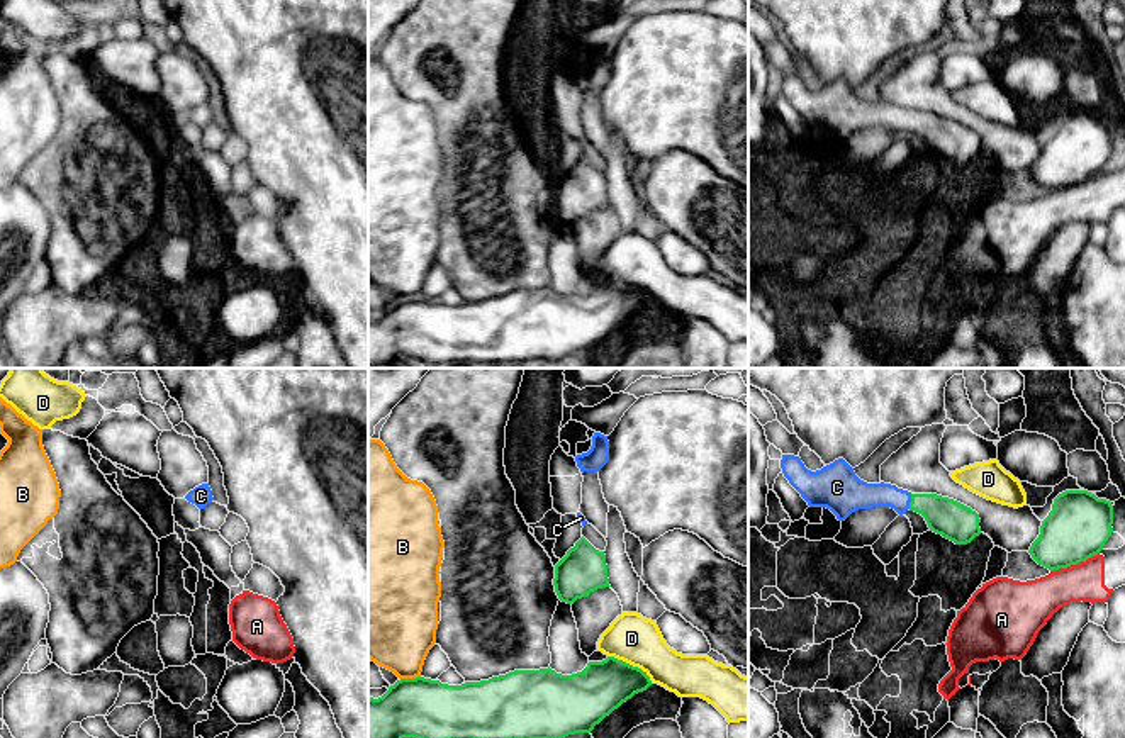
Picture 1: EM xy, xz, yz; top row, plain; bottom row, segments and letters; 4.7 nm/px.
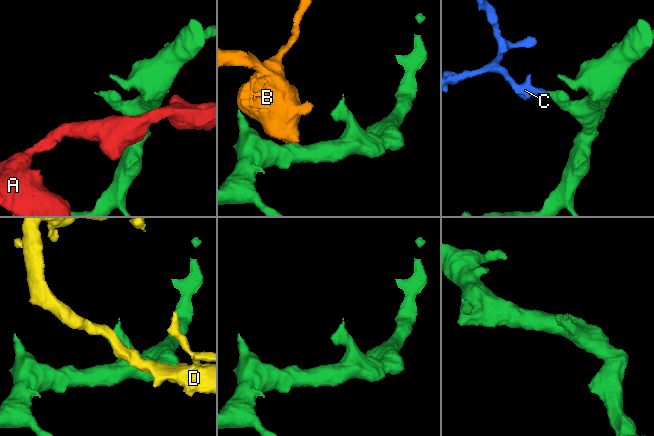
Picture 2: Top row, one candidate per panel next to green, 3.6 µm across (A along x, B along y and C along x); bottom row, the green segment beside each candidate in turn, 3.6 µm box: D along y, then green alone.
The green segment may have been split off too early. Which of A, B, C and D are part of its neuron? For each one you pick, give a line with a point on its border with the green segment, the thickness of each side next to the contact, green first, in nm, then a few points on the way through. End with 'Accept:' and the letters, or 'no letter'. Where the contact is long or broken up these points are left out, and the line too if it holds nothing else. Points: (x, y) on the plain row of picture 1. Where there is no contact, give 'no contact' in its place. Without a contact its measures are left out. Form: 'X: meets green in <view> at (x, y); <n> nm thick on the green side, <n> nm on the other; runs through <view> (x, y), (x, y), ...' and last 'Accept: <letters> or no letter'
C: meets green in yz at (912, 121); 180 nm thick on the green side, 130 nm on the other; runs through yz (944, 136), (927, 124), (912, 121), (861, 114)
Accept: C

